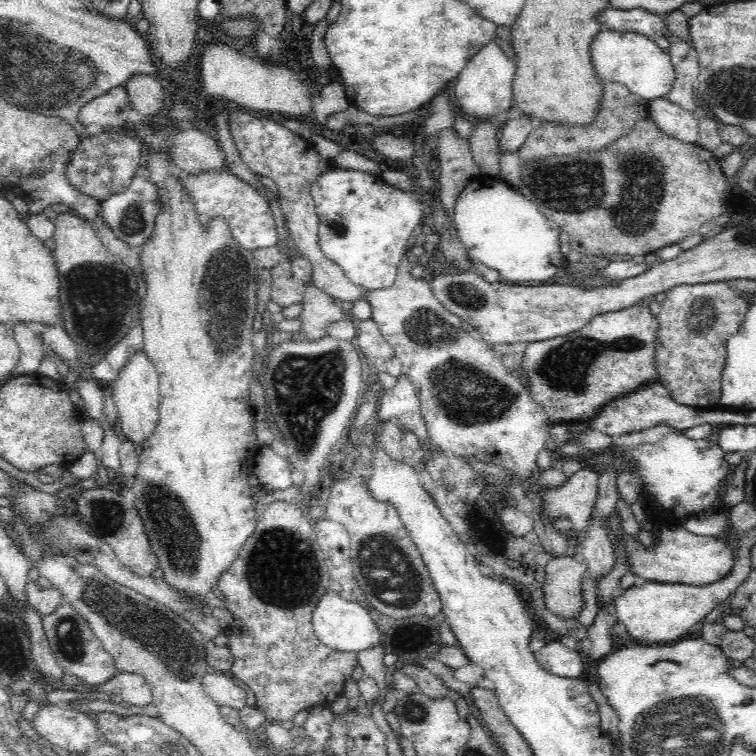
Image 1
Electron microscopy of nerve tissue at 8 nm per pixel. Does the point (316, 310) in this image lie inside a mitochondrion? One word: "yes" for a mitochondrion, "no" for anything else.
no

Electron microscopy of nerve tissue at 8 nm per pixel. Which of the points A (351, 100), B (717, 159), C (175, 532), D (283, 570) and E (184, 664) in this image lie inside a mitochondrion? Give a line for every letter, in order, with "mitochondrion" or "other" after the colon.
A: other
B: other
C: mitochondrion
D: mitochondrion
E: mitochondrion

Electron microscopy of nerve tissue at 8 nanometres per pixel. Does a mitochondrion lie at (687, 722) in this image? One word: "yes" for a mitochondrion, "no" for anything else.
yes

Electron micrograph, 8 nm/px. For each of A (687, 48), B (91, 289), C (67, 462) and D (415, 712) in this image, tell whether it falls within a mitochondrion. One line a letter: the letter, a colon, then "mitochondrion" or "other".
A: other
B: mitochondrion
C: other
D: mitochondrion

